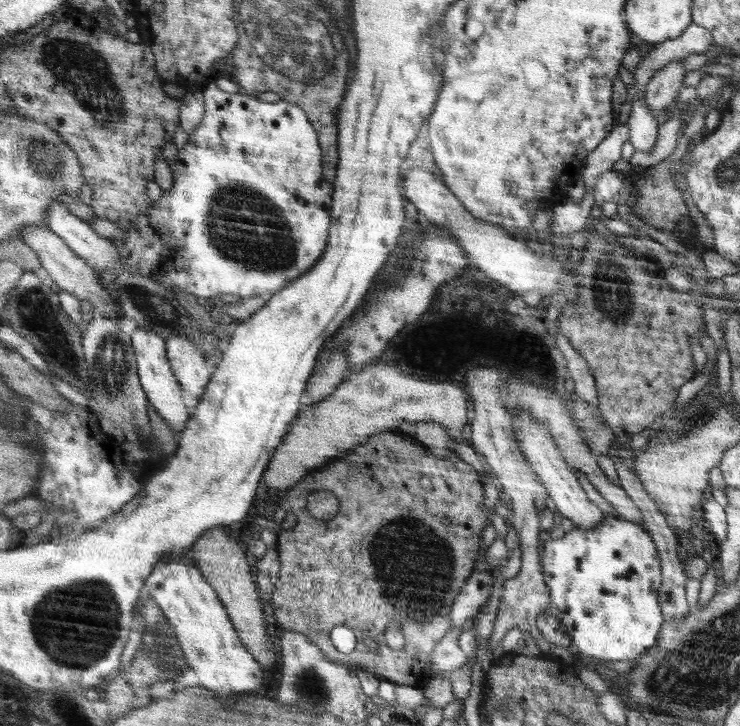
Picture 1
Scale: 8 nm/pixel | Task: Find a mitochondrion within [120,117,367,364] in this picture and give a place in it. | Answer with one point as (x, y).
(243, 225)

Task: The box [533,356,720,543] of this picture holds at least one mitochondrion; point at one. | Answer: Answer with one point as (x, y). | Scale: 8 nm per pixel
(703, 416)

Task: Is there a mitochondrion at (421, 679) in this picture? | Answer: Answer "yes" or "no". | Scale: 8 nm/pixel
no

